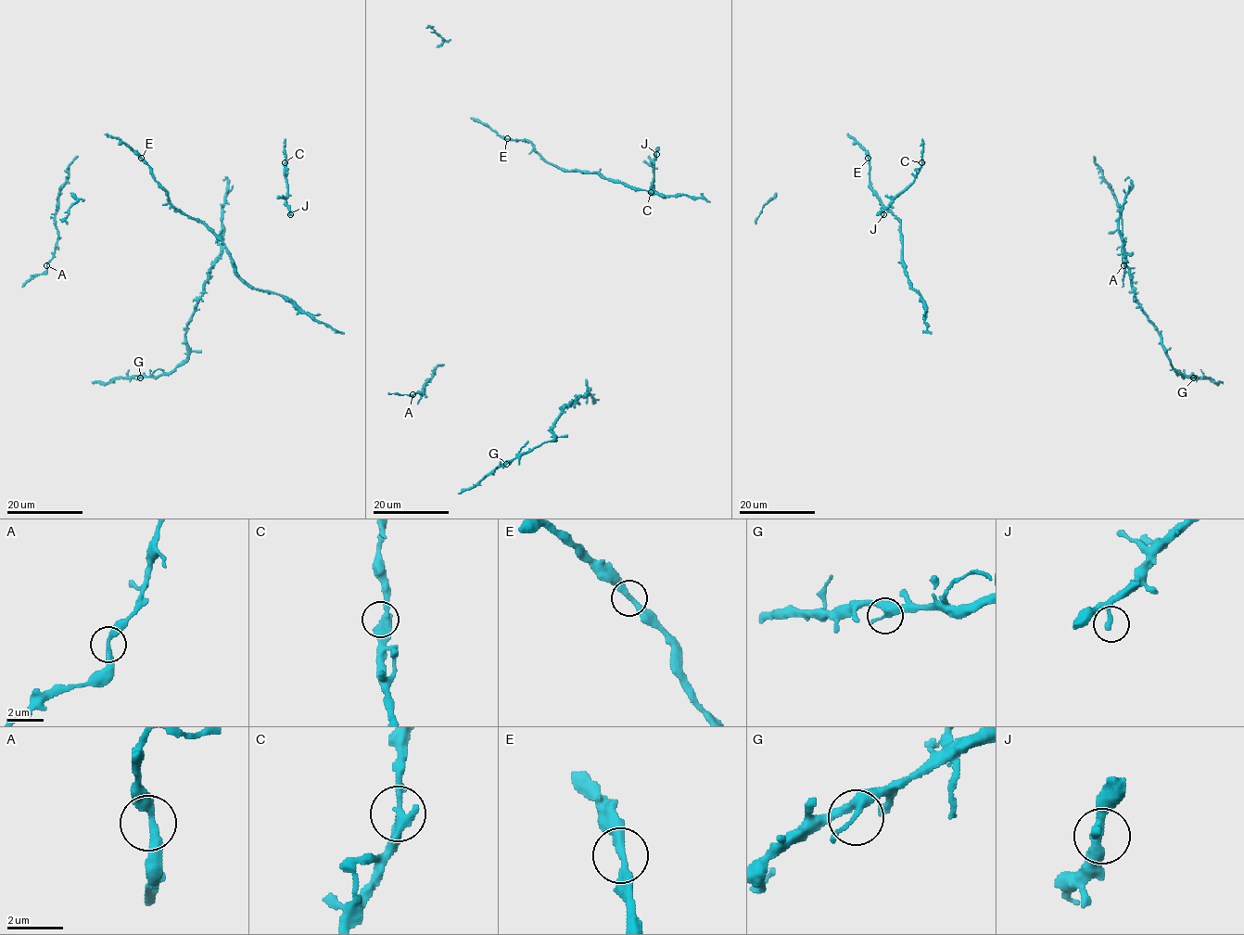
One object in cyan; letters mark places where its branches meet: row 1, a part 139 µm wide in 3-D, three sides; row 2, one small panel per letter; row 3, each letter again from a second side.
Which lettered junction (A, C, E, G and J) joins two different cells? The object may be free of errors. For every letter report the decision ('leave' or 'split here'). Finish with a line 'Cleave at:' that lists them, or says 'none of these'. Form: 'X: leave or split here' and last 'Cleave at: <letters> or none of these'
A: leave
C: leave
E: leave
G: leave
J: leave
Cleave at: none of these

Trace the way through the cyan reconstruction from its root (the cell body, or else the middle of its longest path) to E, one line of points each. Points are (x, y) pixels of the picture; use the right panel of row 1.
E: (920, 294), (912, 288), (905, 272), (900, 222), (882, 205), (870, 186), (868, 158)

